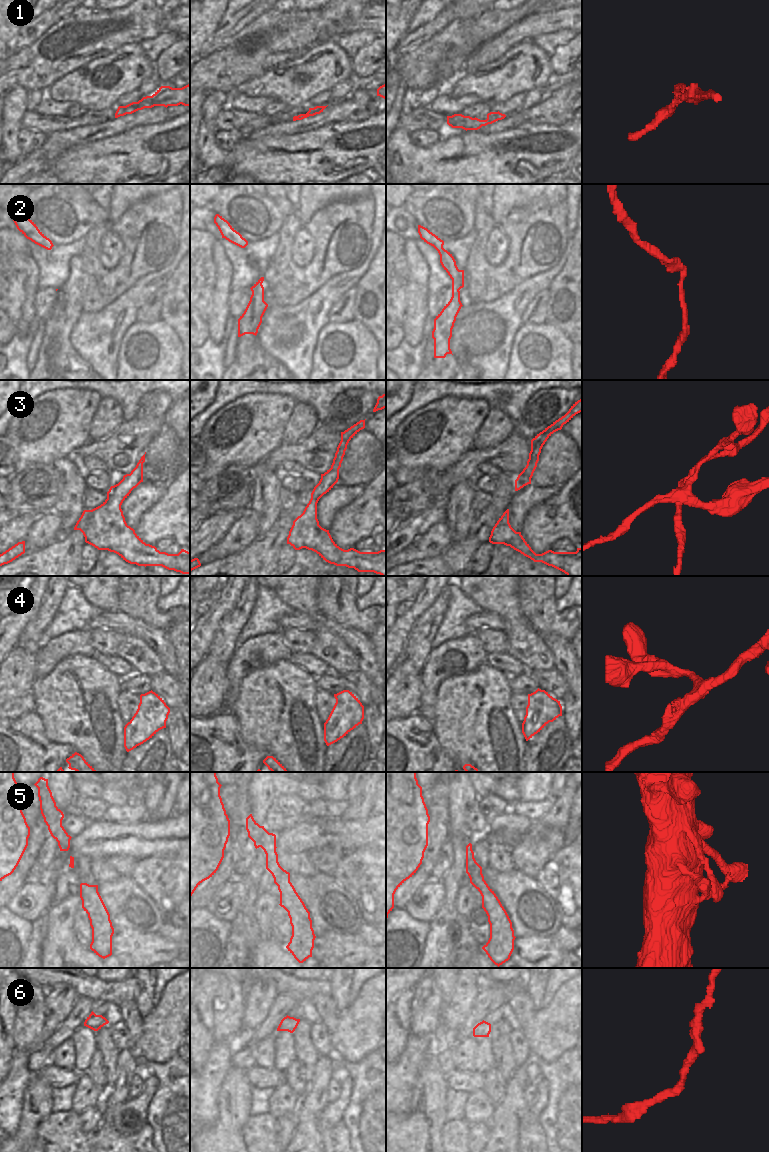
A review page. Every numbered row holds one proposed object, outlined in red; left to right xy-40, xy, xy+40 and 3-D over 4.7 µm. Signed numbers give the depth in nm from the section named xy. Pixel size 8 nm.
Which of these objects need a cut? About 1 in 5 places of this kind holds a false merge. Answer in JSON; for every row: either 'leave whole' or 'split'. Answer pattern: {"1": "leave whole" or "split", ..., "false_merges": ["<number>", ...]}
{"1": "leave whole", "2": "leave whole", "3": "split", "4": "leave whole", "5": "leave whole", "6": "leave whole", "false_merges": ["3"]}

